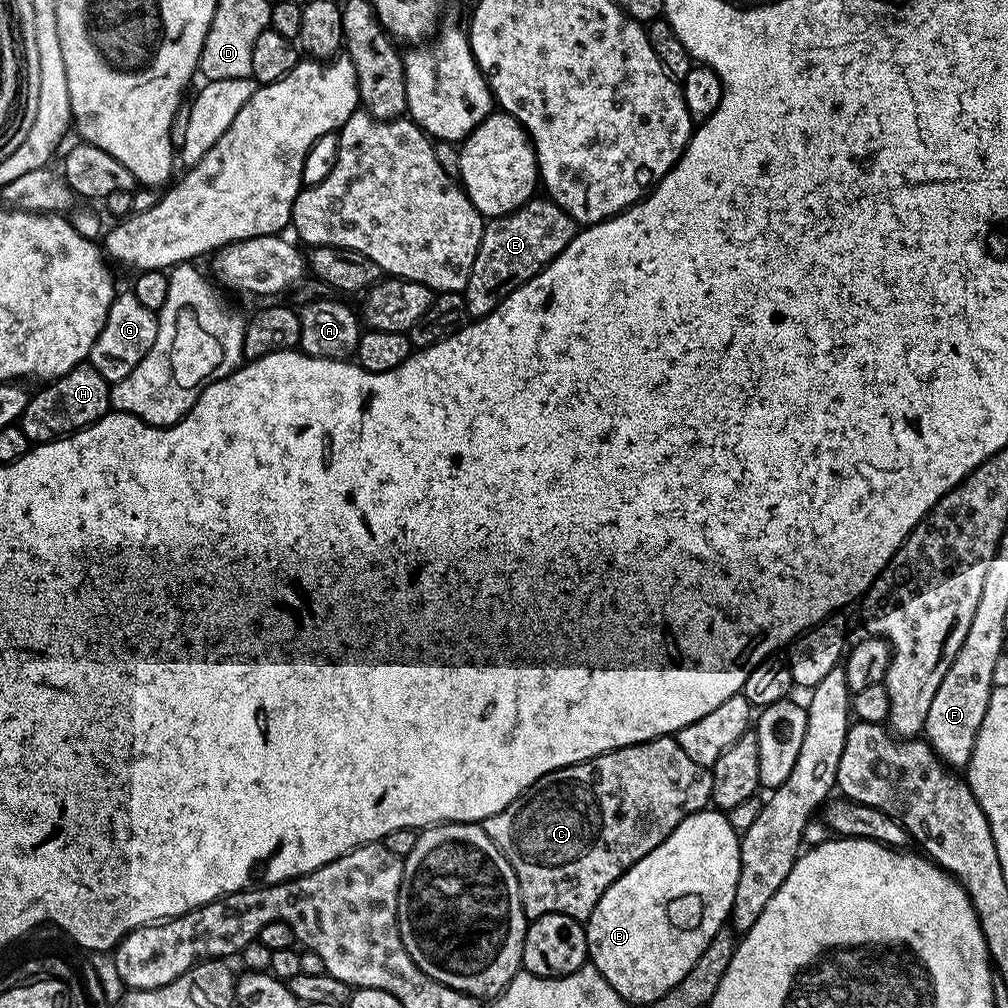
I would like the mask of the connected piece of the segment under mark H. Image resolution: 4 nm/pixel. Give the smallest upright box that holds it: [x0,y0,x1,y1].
[19,366,110,444]

